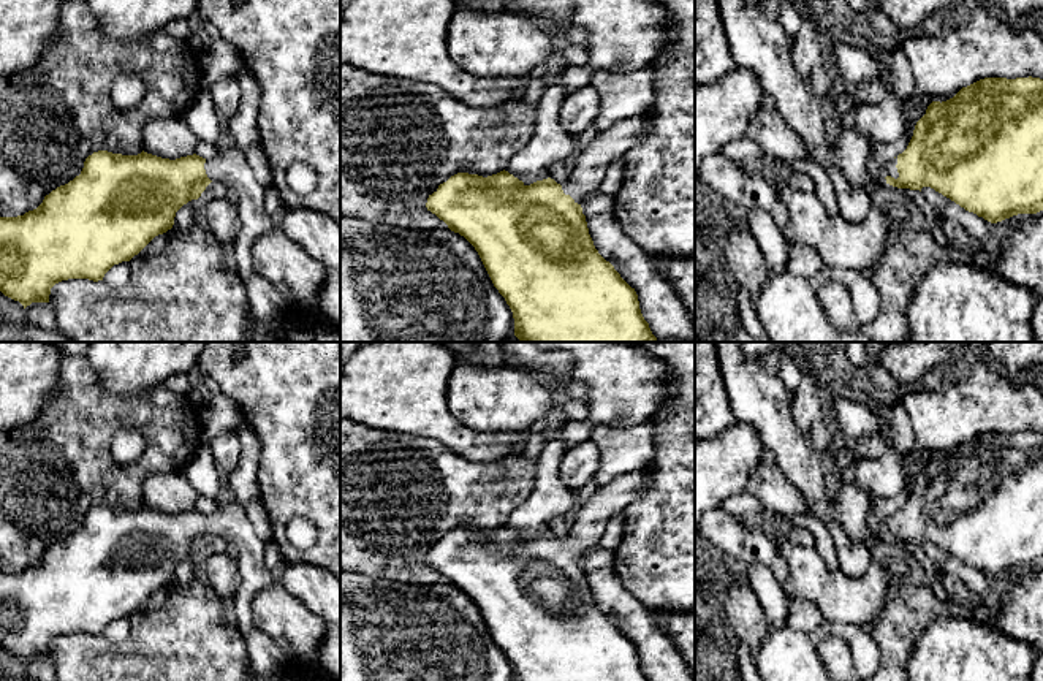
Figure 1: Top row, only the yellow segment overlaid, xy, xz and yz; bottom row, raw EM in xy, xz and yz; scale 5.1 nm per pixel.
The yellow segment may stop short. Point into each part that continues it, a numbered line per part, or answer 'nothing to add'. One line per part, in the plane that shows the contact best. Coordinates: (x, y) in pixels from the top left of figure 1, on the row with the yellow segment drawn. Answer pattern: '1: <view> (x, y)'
1: yz (890, 170)

